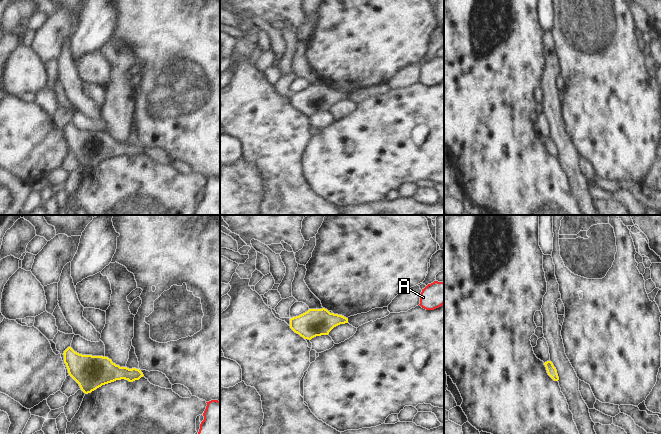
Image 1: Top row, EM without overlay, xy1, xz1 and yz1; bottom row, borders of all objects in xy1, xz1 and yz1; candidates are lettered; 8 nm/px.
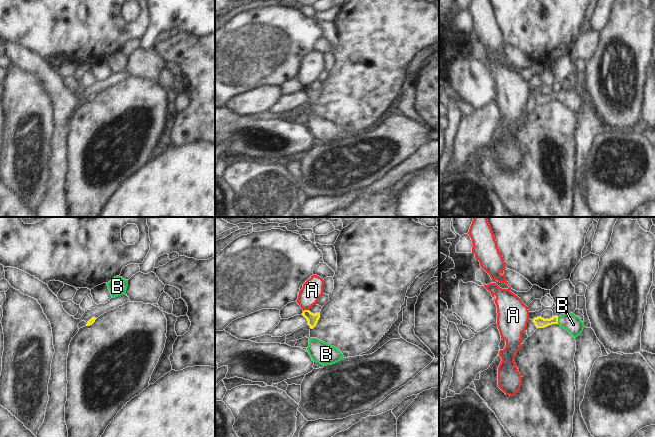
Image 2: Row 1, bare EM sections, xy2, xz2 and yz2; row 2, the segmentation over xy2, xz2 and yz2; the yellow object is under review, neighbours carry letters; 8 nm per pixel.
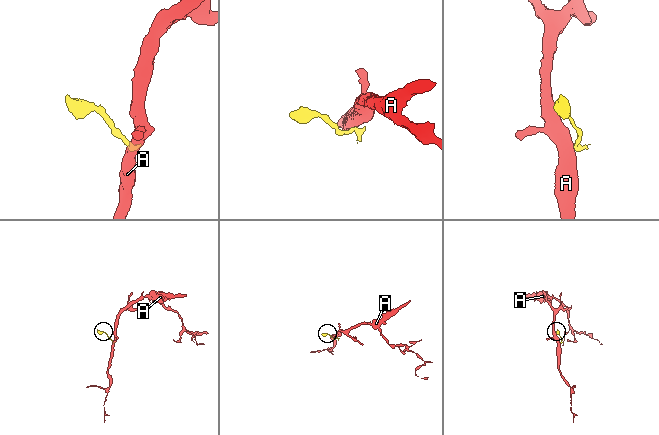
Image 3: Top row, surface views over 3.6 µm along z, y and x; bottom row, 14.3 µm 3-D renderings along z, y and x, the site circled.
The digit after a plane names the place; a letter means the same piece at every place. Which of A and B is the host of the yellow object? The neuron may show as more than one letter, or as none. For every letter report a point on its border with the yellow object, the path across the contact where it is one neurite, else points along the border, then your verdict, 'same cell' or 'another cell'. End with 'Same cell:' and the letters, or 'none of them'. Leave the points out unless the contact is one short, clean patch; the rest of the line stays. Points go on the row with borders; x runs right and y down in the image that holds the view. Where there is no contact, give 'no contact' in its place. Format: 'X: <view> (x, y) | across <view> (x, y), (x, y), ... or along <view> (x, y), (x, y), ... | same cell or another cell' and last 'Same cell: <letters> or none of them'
A: xz2 (305, 310) | along xz2 (308, 309), (303, 311) | another cell
B: yz2 (557, 320) | across yz2 (540, 322), (557, 320), (565, 320), (573, 324) | same cell
Same cell: B

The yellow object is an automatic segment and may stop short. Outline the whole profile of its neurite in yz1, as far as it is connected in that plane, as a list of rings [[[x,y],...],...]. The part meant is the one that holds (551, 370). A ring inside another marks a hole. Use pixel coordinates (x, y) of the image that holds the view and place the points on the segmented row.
[[[547,361],[544,363],[545,367],[546,367],[546,370],[547,370],[547,373],[548,375],[554,380],[554,381],[558,381],[559,380],[559,377],[558,377],[558,374],[557,374],[557,370],[556,368],[554,367],[553,363],[551,361]]]

